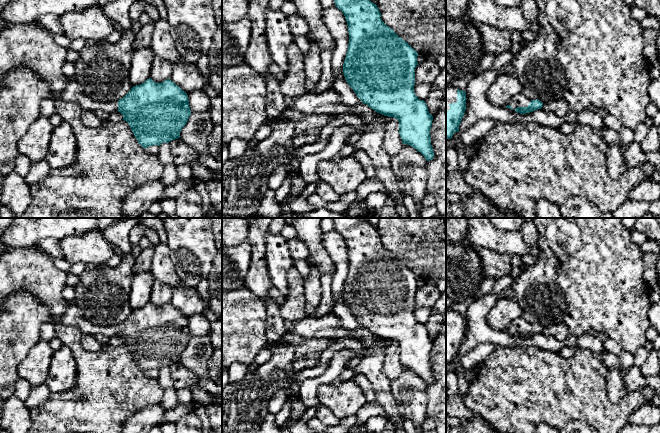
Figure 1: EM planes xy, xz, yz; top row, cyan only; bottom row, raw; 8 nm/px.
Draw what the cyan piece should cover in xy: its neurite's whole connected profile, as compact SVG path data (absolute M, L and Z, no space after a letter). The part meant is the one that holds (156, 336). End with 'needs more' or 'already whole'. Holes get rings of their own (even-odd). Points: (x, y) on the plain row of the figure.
M149 302L142 308L133 310L122 323L111 326L96 326L87 320L79 309L70 306L61 316L61 321L76 327L81 334L103 334L109 338L120 336L144 373L180 362L180 356L191 339L187 317L170 303L156 307Z; needs more

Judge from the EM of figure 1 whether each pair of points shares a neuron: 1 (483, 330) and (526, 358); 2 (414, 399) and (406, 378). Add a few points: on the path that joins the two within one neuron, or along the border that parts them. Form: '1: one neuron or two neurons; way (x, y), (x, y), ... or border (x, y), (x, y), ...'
1: two neurons; border (498, 345), (506, 347), (533, 346)
2: one neuron; way (414, 394), (415, 387), (411, 383)

